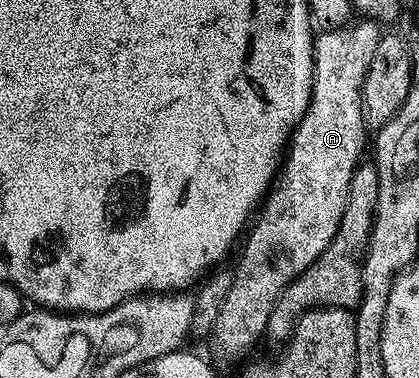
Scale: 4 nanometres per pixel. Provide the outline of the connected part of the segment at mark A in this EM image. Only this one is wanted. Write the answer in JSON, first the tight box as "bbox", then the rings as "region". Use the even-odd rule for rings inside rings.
{"bbox":[209,18,381,361],"region":[[[359,18],[348,22],[341,28],[328,28],[320,31],[313,40],[313,67],[311,69],[311,103],[307,113],[296,123],[285,159],[277,173],[273,187],[266,193],[245,239],[242,241],[243,253],[239,256],[239,265],[233,268],[229,294],[217,310],[217,322],[211,328],[209,341],[215,356],[219,360],[242,361],[247,351],[254,346],[267,330],[269,314],[280,291],[291,280],[306,270],[317,257],[330,246],[345,209],[346,192],[350,179],[360,163],[359,155],[363,152],[363,90],[367,78],[367,67],[373,62],[373,50],[381,28],[376,21]]]}

